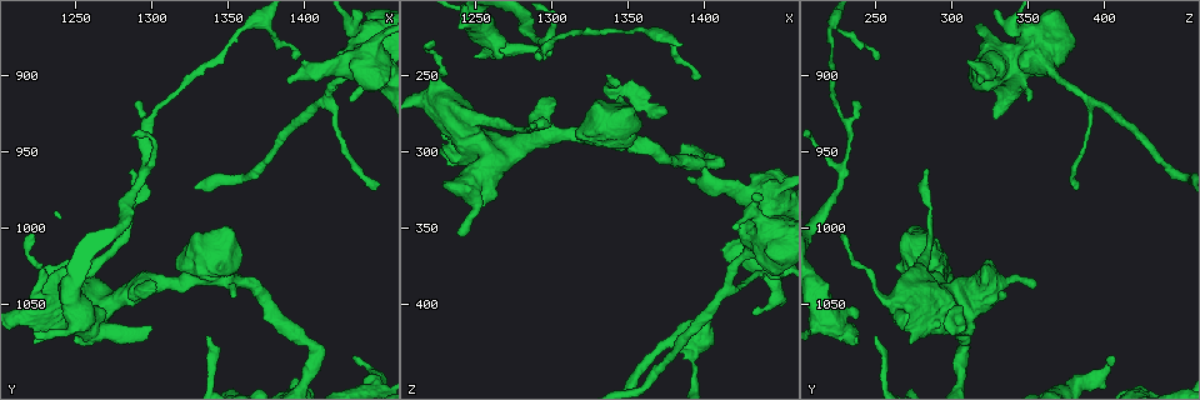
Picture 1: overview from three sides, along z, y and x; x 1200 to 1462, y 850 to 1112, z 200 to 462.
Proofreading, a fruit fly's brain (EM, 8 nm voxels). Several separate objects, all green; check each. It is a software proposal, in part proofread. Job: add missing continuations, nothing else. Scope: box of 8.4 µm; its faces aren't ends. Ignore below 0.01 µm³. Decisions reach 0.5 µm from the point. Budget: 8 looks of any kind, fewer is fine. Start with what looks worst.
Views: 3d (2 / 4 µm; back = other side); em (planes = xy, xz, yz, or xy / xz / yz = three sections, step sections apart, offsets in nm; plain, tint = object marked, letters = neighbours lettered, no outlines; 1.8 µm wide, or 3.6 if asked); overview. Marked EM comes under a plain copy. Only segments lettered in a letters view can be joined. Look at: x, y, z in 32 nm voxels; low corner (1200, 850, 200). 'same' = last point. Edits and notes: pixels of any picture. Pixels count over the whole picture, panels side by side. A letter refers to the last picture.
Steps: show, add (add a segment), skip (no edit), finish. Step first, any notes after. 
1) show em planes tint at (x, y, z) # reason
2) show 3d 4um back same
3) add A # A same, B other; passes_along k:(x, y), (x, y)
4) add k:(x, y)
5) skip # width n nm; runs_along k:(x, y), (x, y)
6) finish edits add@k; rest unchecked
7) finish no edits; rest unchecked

show 3d 4um back at (1432, 1084, 404) # free end

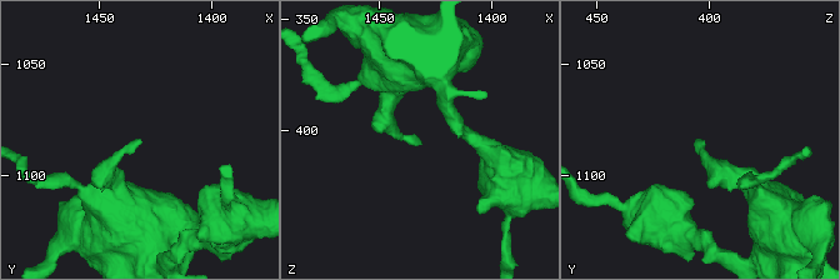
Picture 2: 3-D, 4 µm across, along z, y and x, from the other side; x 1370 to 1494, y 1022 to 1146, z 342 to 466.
show em planes tint at (1431, 1085, 406) # now the EM

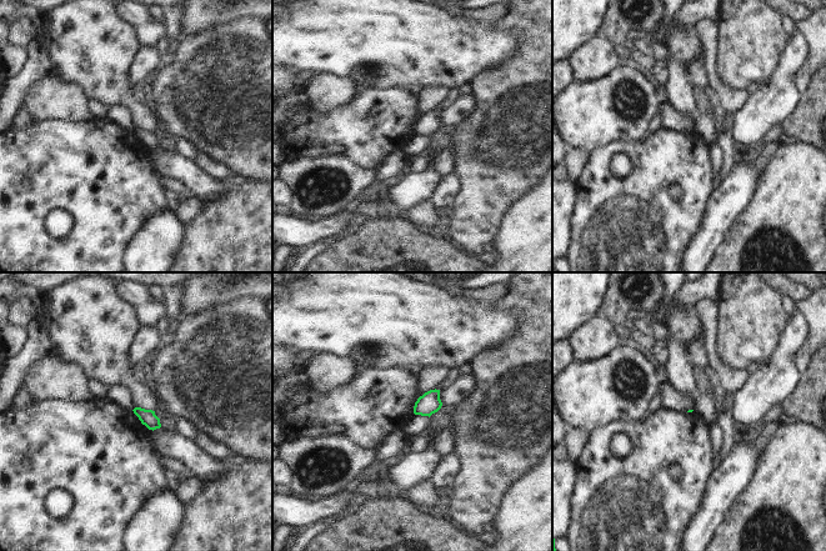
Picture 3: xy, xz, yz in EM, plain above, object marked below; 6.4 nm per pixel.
show em planes letters same

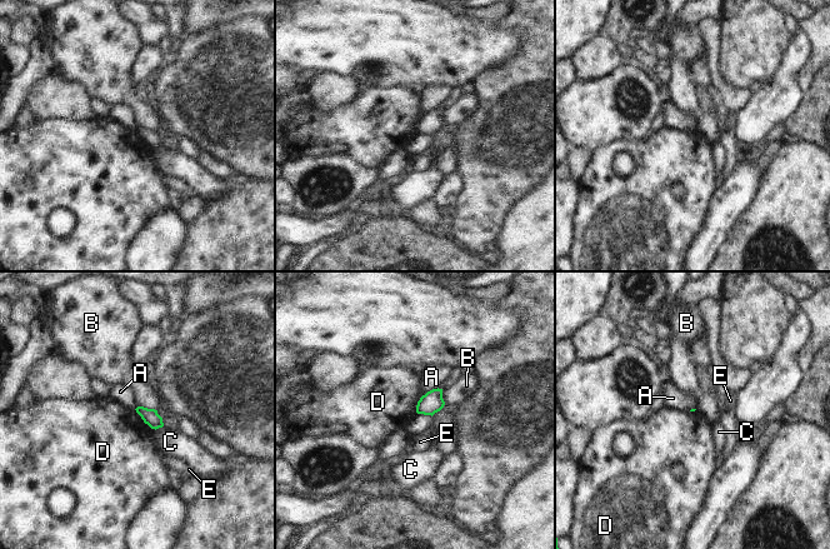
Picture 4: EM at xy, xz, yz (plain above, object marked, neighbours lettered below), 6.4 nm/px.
skip # longest_contact D 160 nm; A other, B other, C other, D other, E other; none of them fits

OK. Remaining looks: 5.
show em xy step 4 tint at (1248, 1076, 236) # stops while still wide

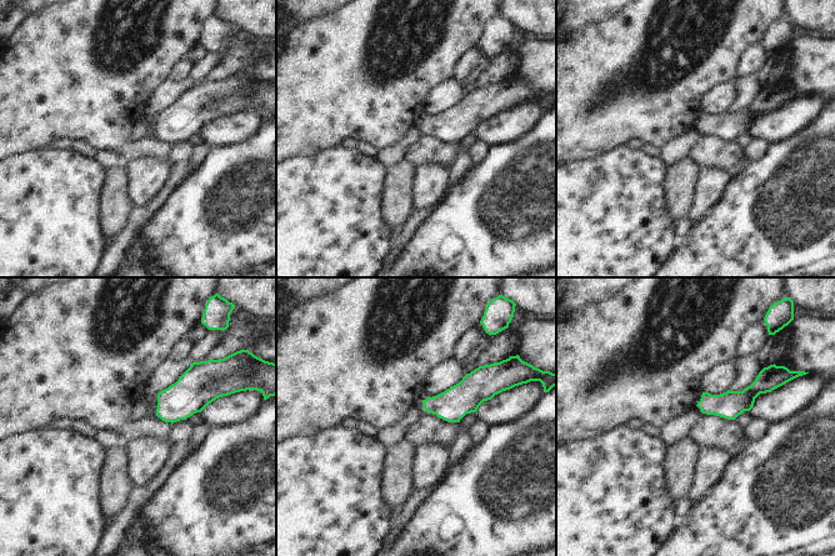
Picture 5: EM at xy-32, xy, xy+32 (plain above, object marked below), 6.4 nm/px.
show em yz step 8 letters same

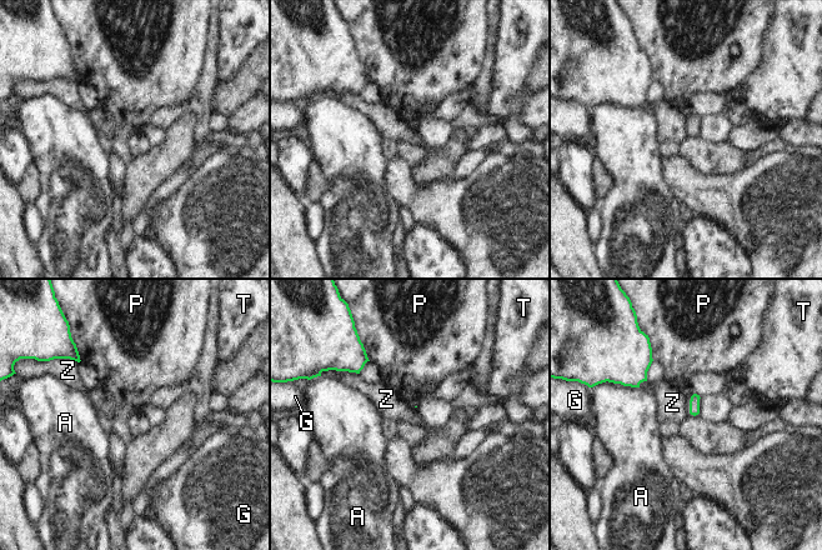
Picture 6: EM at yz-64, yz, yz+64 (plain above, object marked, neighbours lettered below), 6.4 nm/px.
skip # A other, G other, P other, T other, Z other; border 6:(337, 370), (359, 374); none of them fits

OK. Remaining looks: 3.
show em yz step 8 letters at (1286, 964, 282) # an open end

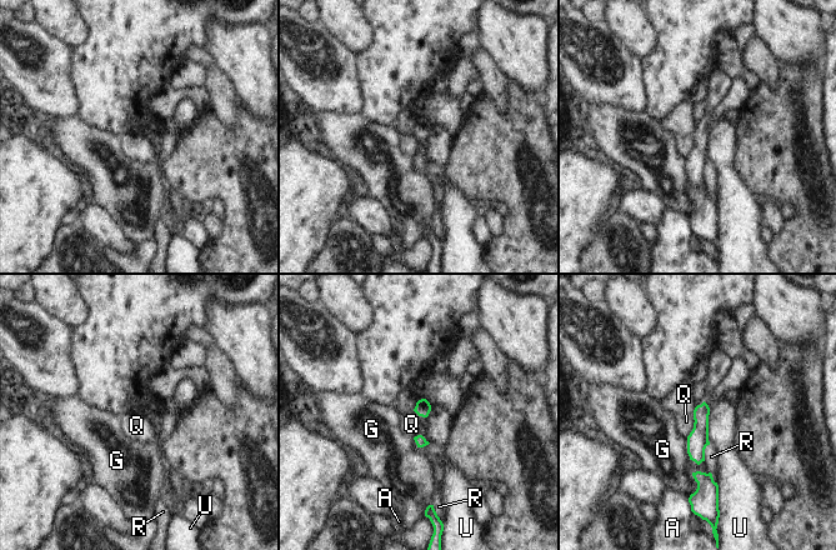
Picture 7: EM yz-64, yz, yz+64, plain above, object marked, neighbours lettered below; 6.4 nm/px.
skip # A other, G other, Q other, R other, U other; none of them fits

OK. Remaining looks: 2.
show em xz step 4 letters at (1430, 916, 350) # an open end

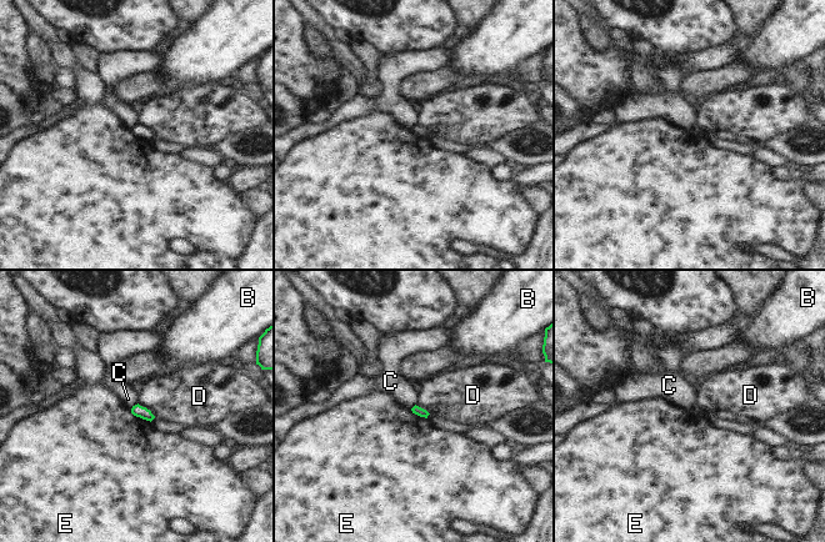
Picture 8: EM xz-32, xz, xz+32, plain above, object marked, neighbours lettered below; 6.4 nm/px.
show em xy step 16 letters same

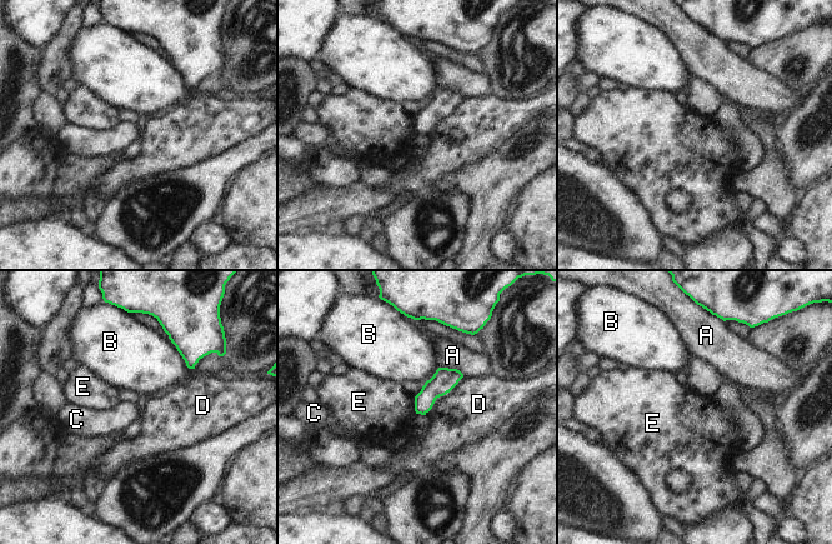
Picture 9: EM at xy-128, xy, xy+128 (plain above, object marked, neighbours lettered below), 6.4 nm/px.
skip # A other, B other, C other, D other, E other; border 9:(414, 398), (414, 410), (416, 413); none of them fits

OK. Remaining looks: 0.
finish no edits; rest unchecked

